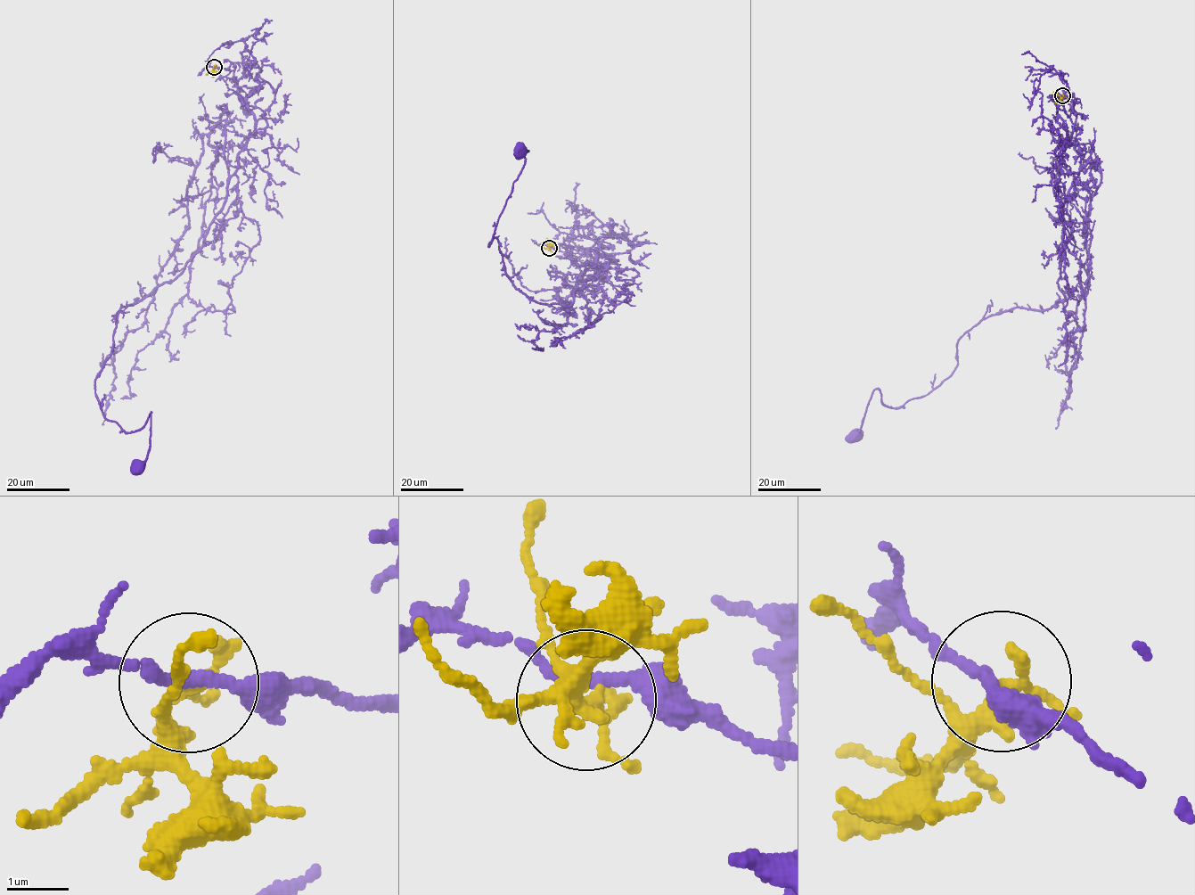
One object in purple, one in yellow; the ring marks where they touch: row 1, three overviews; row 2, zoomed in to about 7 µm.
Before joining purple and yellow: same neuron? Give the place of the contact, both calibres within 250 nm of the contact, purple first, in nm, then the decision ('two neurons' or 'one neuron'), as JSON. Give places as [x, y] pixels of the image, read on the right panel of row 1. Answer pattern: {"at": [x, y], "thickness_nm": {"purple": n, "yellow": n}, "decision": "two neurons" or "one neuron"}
{"at": [1062, 95], "thickness_nm": {"purple": 170, "yellow": 200}, "decision": "two neurons"}

